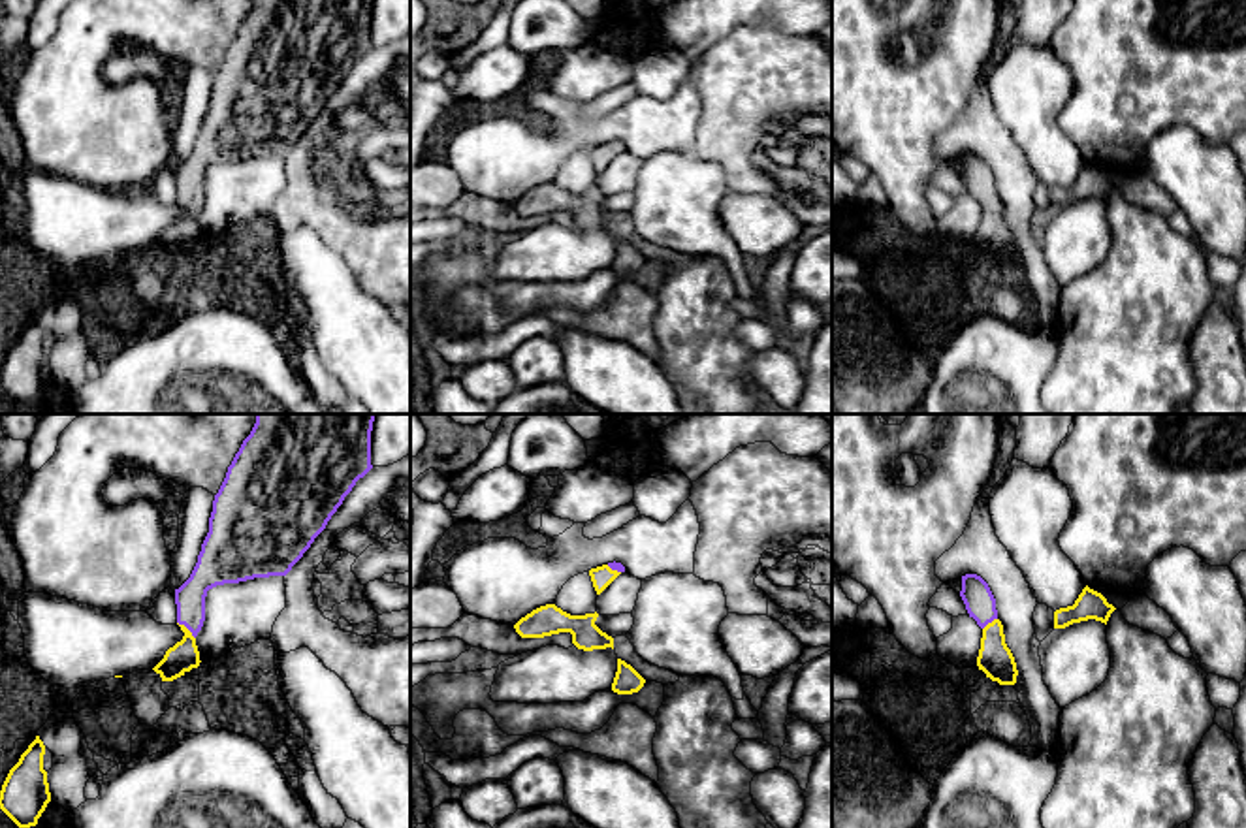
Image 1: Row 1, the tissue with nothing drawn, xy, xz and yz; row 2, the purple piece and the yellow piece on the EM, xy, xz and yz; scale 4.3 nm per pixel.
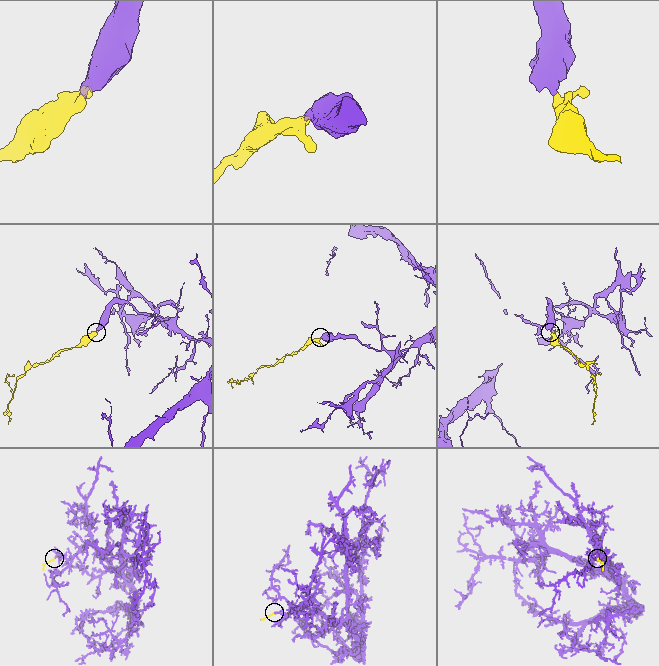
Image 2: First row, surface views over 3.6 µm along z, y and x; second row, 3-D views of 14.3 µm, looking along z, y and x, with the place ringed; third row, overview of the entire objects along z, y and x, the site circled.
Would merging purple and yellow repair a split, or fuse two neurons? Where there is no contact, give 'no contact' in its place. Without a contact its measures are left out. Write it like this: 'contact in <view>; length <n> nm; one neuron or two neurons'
contact in xy; length 110 nm; one neuron

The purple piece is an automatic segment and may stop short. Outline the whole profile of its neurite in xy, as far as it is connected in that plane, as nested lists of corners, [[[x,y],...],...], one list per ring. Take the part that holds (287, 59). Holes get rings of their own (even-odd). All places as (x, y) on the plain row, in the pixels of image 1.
[[[256,0],[215,73],[209,111],[190,156],[175,167],[183,218],[152,247],[173,260],[200,245],[196,215],[207,169],[254,156],[286,154],[326,107],[356,60],[371,47],[373,0]]]

